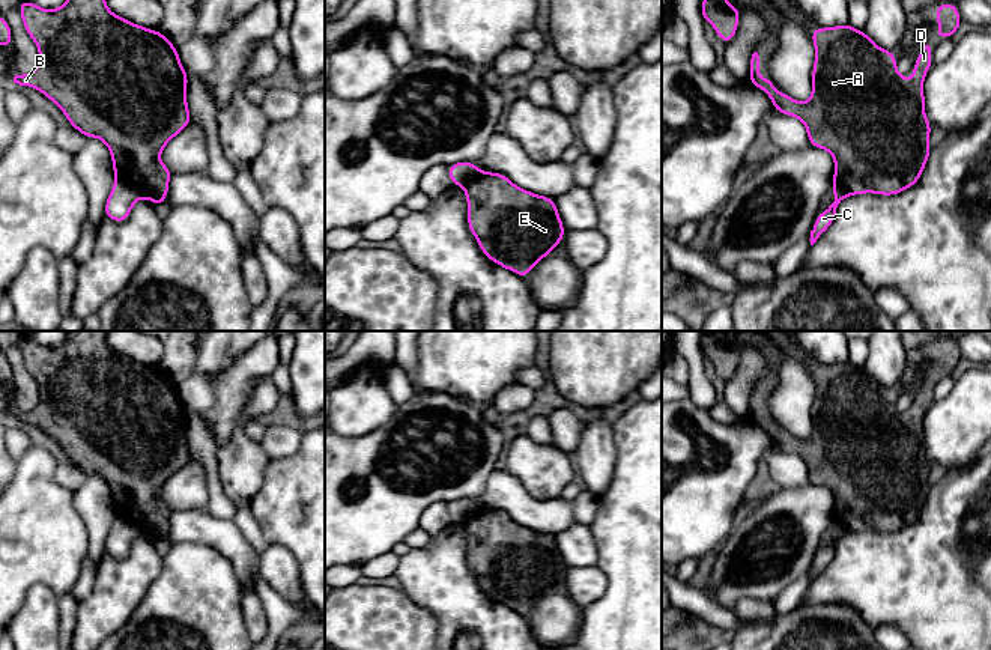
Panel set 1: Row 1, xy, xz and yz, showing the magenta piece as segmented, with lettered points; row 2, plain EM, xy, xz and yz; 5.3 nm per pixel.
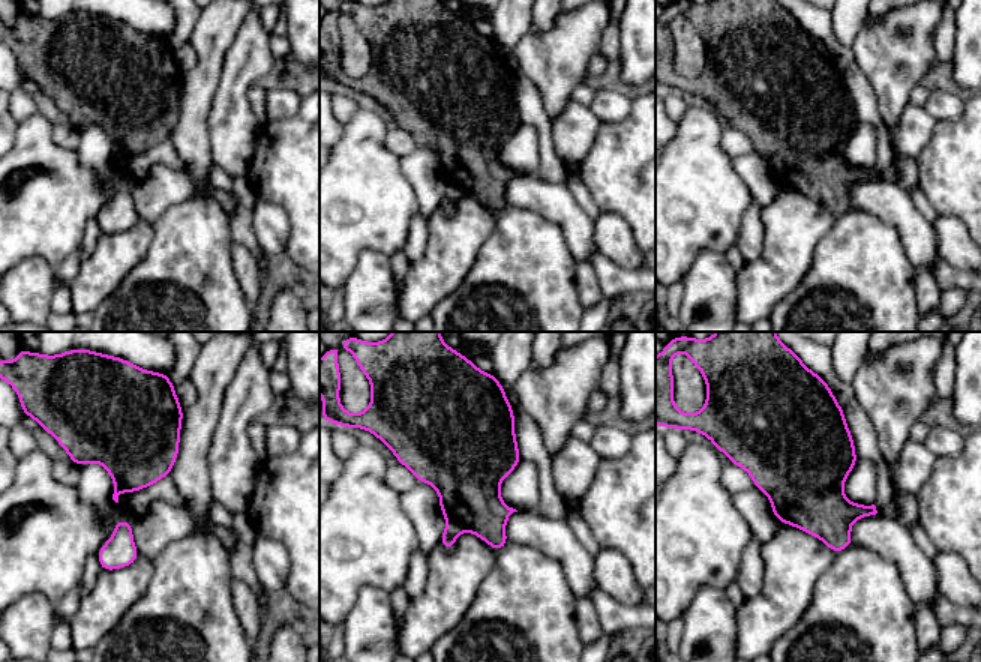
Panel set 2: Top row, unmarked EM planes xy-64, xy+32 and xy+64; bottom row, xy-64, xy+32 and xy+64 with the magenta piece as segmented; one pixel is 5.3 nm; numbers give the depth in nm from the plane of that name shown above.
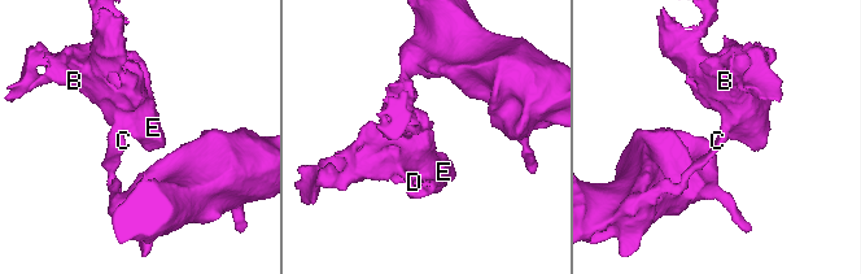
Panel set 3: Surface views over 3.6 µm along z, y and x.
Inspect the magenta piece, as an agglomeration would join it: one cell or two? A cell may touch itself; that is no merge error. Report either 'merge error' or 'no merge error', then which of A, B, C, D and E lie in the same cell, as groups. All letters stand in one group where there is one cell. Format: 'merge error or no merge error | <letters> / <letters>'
merge error | A B D E / C

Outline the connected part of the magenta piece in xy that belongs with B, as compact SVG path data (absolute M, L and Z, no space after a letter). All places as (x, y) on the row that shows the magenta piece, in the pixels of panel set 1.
M23 0L18 5L18 11L23 17L27 35L38 45L39 65L32 74L21 75L11 72L9 83L18 87L29 86L38 89L63 111L69 120L69 125L80 131L86 138L99 137L110 149L116 179L137 187L153 205L164 206L165 197L168 194L168 181L173 172L159 161L159 153L173 137L191 125L191 116L186 102L188 74L179 60L177 47L174 47L159 30L146 29L113 14L105 6L105 0L66 0L63 6L54 11L47 11L29 0Z

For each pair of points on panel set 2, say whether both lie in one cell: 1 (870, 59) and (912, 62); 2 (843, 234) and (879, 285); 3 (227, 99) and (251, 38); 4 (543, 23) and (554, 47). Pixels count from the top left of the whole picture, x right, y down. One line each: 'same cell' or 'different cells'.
1: same cell
2: same cell
3: same cell
4: different cells

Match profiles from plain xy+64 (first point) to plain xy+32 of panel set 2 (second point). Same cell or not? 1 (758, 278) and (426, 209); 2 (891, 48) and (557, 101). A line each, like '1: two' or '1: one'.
1: two
2: one

